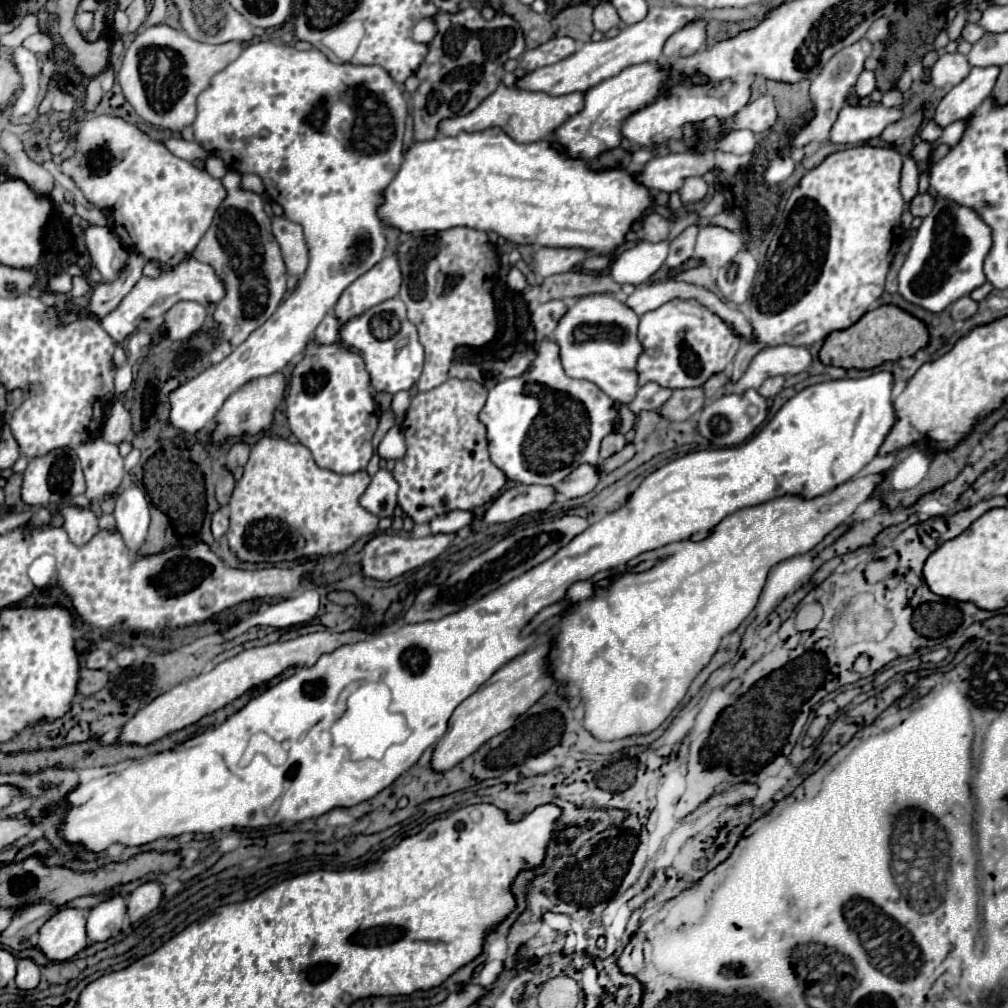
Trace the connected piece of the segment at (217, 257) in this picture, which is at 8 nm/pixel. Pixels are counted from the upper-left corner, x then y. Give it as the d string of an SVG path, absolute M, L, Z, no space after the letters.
M229 170L223 176L223 186L227 188L227 198L219 206L211 228L193 250L193 258L211 264L221 278L225 278L227 296L219 302L215 310L215 320L223 324L221 336L239 346L255 328L259 328L283 302L287 294L285 264L279 246L271 234L271 220L263 210L263 200L259 194L241 190L241 174Z

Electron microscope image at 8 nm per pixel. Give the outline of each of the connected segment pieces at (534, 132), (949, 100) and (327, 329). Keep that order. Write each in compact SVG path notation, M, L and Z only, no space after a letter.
M503 84L477 106L477 110L469 112L467 116L447 118L439 124L439 132L443 136L457 136L459 132L483 132L487 128L503 128L513 140L517 142L539 142L551 138L555 130L575 114L583 110L583 92L571 92L563 96L551 96L545 92L527 92L527 90L513 90Z
M999 66L971 68L969 76L943 96L943 100L935 110L933 120L945 128L955 120L971 116L975 108L981 106L981 102L991 94L997 76L999 76Z
M329 314L329 316L325 316L325 318L321 320L321 324L317 326L313 342L315 342L315 344L333 344L337 338L339 338L339 324L337 324L335 316Z

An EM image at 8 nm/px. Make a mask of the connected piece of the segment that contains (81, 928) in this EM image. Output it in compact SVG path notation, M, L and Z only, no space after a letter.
M63 908L51 916L39 930L37 948L53 962L73 958L87 946L85 912Z

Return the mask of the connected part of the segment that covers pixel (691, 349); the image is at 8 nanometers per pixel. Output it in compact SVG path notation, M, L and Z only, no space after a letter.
M675 298L659 308L647 312L641 316L639 322L639 342L643 344L643 354L637 362L637 374L639 374L639 386L647 382L657 382L663 388L693 388L693 386L703 386L709 376L725 370L733 356L739 350L741 340L731 332L731 326L721 322L717 314L709 312L705 306L701 306L697 300L683 300Z

